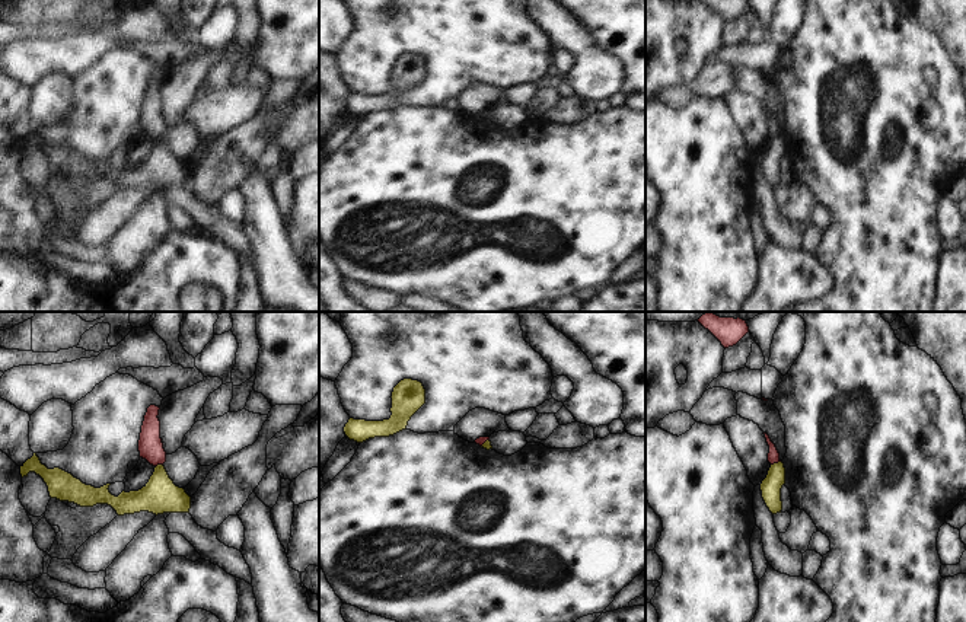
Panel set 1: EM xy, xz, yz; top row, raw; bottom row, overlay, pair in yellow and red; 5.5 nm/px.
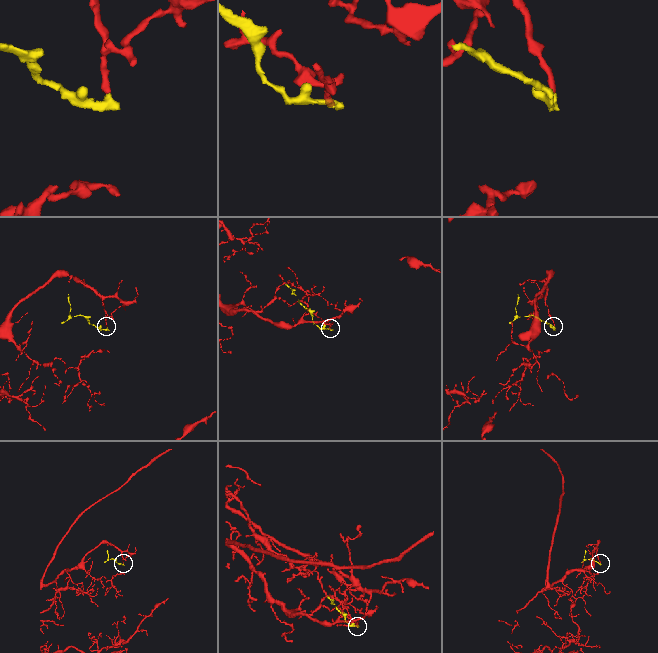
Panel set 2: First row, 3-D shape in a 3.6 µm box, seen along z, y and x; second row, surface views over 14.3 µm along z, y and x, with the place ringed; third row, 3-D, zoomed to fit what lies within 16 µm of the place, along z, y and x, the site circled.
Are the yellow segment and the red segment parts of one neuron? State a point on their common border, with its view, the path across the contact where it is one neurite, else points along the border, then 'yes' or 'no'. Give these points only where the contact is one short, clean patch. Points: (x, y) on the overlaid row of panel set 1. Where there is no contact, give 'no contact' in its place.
meets yellow in yz at (775, 463); border along yz (780, 461), (771, 465); no

